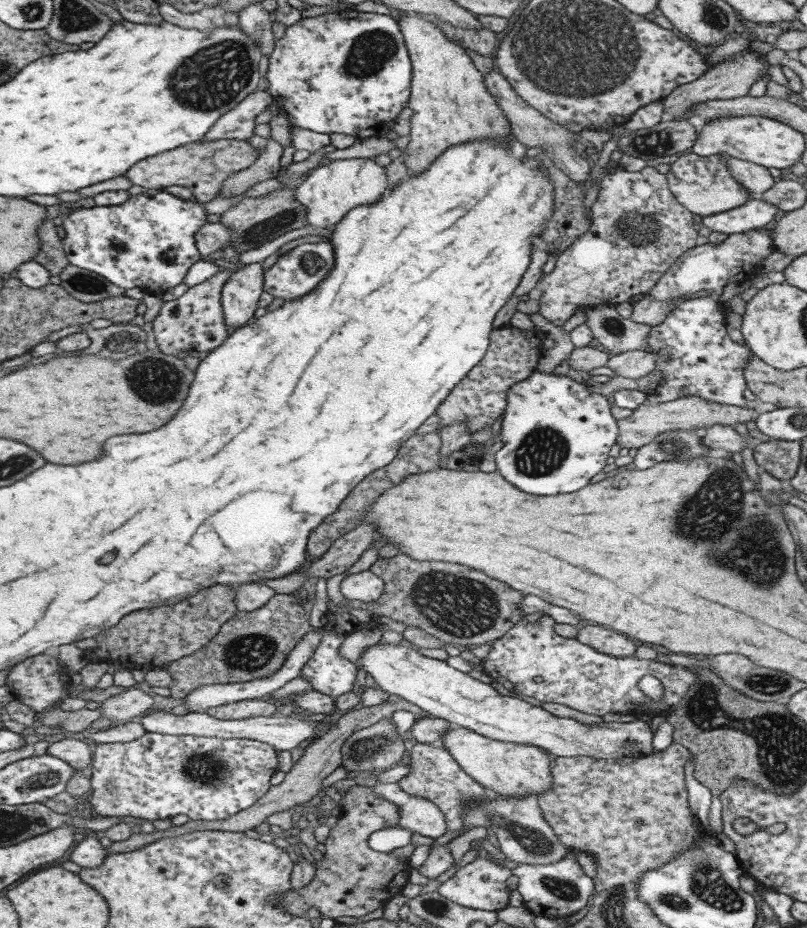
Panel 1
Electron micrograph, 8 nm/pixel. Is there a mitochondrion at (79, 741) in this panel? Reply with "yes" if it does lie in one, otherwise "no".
no

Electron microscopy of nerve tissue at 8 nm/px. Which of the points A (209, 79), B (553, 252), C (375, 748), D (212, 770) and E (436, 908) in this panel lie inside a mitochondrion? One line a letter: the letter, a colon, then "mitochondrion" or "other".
A: mitochondrion
B: other
C: mitochondrion
D: mitochondrion
E: mitochondrion

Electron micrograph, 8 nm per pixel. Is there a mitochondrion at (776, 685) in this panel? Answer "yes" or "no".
yes

